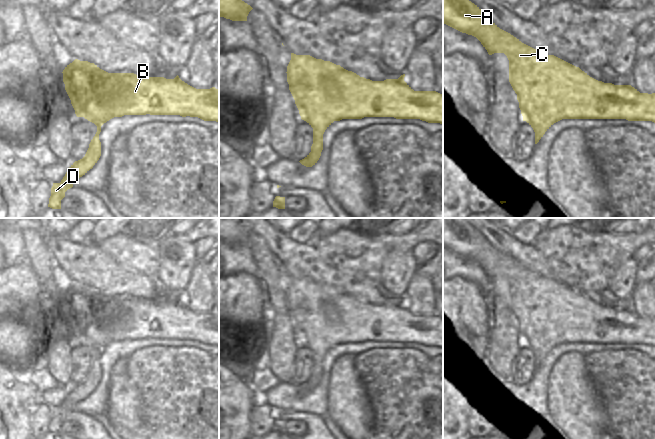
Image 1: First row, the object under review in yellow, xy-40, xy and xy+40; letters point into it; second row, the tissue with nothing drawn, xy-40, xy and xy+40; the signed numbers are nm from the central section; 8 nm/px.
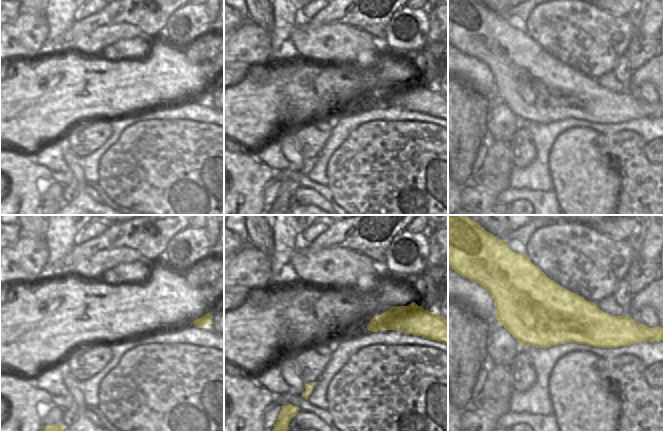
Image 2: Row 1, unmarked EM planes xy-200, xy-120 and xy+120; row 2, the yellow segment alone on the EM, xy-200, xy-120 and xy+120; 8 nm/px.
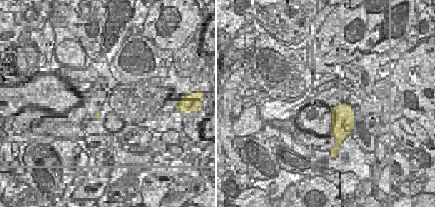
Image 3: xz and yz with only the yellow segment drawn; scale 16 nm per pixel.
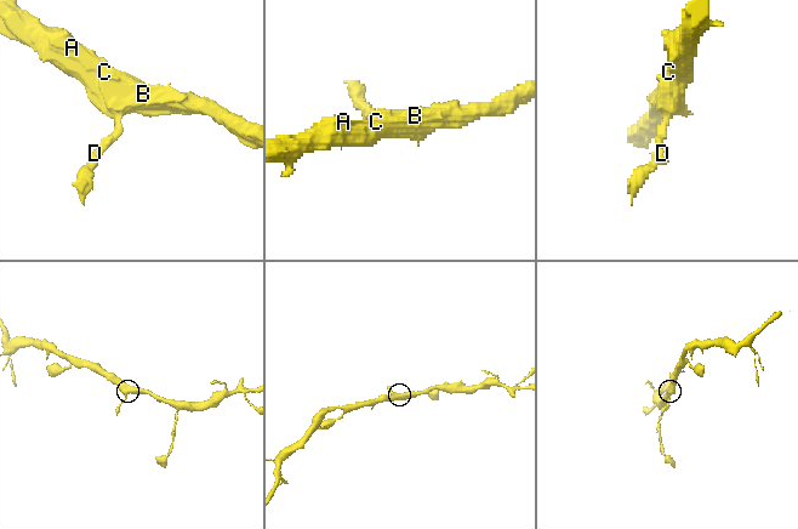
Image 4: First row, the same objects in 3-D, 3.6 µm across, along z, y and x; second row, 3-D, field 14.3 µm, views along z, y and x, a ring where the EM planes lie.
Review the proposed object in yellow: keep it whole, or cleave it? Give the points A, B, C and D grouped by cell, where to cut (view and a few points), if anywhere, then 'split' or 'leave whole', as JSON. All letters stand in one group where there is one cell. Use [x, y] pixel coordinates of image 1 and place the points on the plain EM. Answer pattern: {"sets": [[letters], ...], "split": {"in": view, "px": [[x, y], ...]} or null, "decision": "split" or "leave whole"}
{"sets": [["A", "B", "C", "D"]], "split": null, "decision": "leave whole"}

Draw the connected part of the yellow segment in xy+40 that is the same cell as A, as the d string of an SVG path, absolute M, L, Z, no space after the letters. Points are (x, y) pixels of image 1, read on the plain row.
M443 218L443 247L476 261L489 279L504 277L509 284L509 306L517 318L519 332L535 356L535 368L545 356L562 343L626 343L628 345L652 345L655 347L655 317L640 317L631 309L614 309L590 301L587 297L554 279L542 277L500 253L477 229L464 218Z

